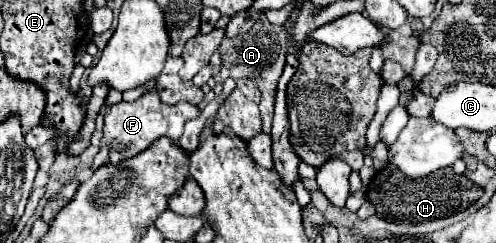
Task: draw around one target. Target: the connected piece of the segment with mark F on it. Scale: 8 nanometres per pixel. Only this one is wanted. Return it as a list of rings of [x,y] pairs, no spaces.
[[[153,91],[141,95],[139,99],[127,103],[119,101],[115,105],[105,105],[103,109],[105,115],[105,129],[103,129],[103,145],[111,145],[109,161],[119,163],[127,157],[133,157],[141,151],[145,151],[155,139],[159,137],[169,137],[173,141],[179,141],[183,133],[183,125],[189,119],[195,119],[199,115],[199,107],[191,103],[177,103],[177,105],[167,105],[159,99],[159,95]]]

